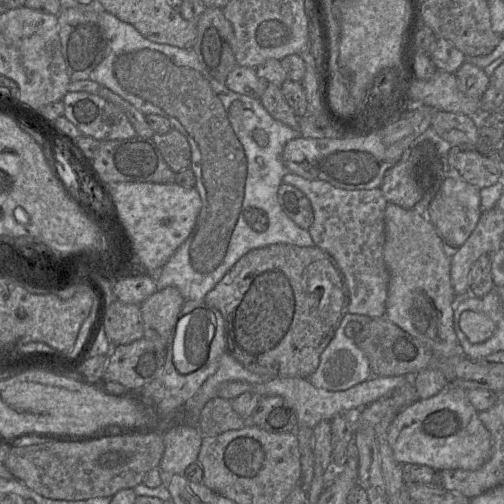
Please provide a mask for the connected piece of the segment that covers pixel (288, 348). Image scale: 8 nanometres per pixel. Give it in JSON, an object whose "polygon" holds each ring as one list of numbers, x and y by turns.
{"polygon":[[273,244,253,249,243,255,217,285,206,294,204,301,207,305,216,308,221,313,224,319,226,352,246,369,256,374,264,375,264,377,297,377,309,379,319,366,321,354,333,339,343,317,348,313,349,292,342,269,335,259,321,248,315,245,300,247,292,244]]}

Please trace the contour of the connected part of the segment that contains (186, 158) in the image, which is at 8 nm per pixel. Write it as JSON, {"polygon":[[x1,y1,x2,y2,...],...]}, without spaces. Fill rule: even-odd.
{"polygon":[[175,129,166,134,154,134,152,141,169,168,177,173,190,167,191,148,184,135]]}

